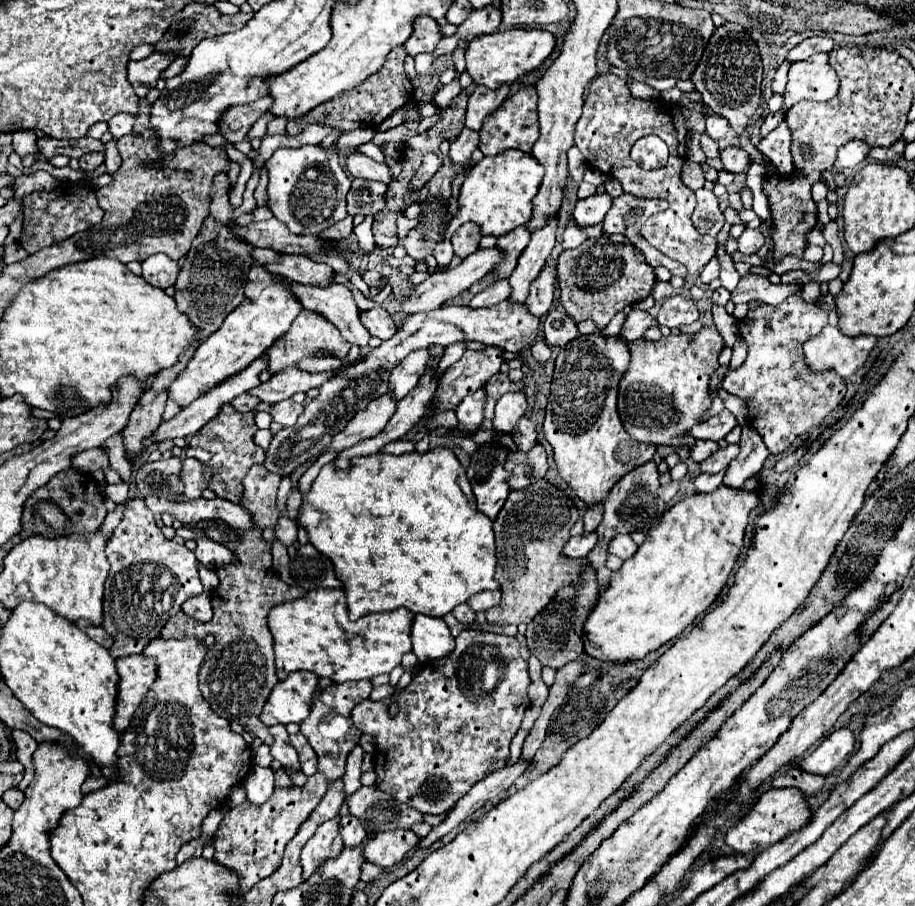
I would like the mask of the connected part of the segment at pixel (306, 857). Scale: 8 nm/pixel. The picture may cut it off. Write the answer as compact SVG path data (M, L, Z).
M339 817L321 823L317 833L303 847L301 857L299 857L299 865L303 869L303 879L317 873L317 869L327 859L333 859L333 857L337 857L341 853L343 841L341 841L341 837L337 833L337 821L339 821Z

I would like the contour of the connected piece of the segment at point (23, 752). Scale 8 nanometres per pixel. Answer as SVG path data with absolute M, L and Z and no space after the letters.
M15 729L15 731L11 731L11 737L13 737L15 747L17 747L17 761L25 767L25 777L23 777L23 781L17 785L17 789L25 791L25 789L27 789L27 785L33 781L31 755L33 755L33 751L35 751L37 743L35 743L35 739L33 739L29 733L25 733L25 731L17 731L17 729Z

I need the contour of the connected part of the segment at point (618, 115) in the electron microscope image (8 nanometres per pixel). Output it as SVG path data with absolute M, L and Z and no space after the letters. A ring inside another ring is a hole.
M607 73L595 77L589 85L589 95L583 105L583 115L575 127L575 145L587 159L589 167L619 179L625 193L645 199L669 201L667 211L647 219L647 225L641 229L641 235L663 255L685 265L687 275L693 275L699 269L703 269L707 261L715 257L717 241L709 235L701 235L691 223L691 213L696 207L695 193L689 187L685 187L681 181L681 167L685 163L685 135L687 135L687 125L681 115L679 103L667 103L663 99L659 101L637 99L629 93L627 83L623 79ZM645 135L657 135L667 143L669 147L667 167L645 171L637 167L637 163L631 159L629 151L633 143Z

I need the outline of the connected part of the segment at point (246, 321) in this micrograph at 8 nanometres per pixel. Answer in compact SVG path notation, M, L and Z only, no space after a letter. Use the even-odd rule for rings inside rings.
M253 265L245 283L245 301L225 317L219 331L215 331L197 347L187 369L171 383L169 397L175 399L181 407L187 407L197 397L223 383L227 377L247 369L263 351L267 351L271 343L279 339L303 311L297 297L289 293L289 283L289 279L283 279L279 283L277 277L267 269L263 269L261 265Z

